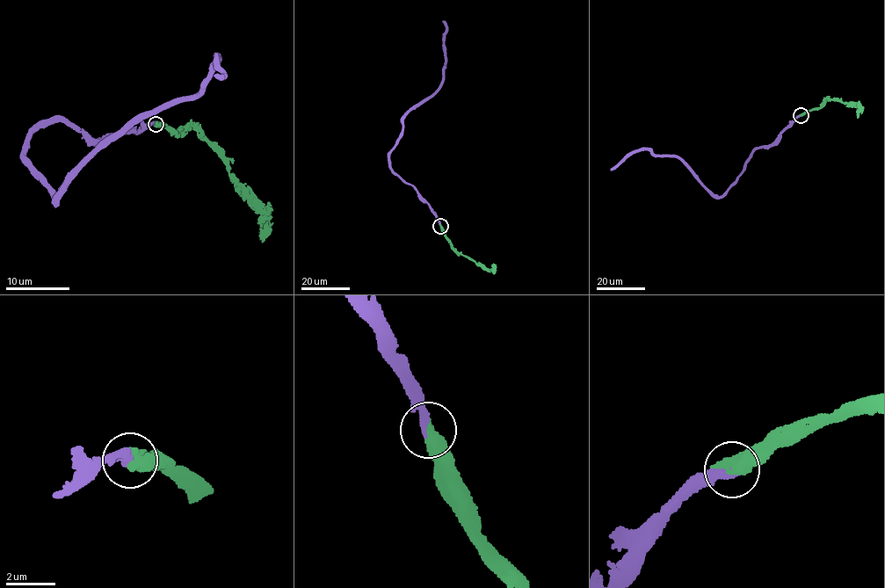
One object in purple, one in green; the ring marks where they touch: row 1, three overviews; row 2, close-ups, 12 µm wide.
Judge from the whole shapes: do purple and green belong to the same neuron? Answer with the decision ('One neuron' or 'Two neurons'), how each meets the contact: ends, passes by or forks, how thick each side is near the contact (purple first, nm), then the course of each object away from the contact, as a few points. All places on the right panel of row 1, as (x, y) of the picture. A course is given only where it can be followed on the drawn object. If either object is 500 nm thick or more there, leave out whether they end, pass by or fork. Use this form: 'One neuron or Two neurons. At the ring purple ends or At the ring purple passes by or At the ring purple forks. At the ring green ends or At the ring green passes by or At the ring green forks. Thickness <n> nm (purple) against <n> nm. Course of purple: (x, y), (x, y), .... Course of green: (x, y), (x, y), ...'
One neuron. Thickness 360 nm (purple) against 600 nm. Course of purple: (801, 115), (755, 149), (720, 196), (681, 160), (649, 149), (611, 170). Course of green: (801, 115), (819, 108), (829, 98), (857, 106), (857, 118)

